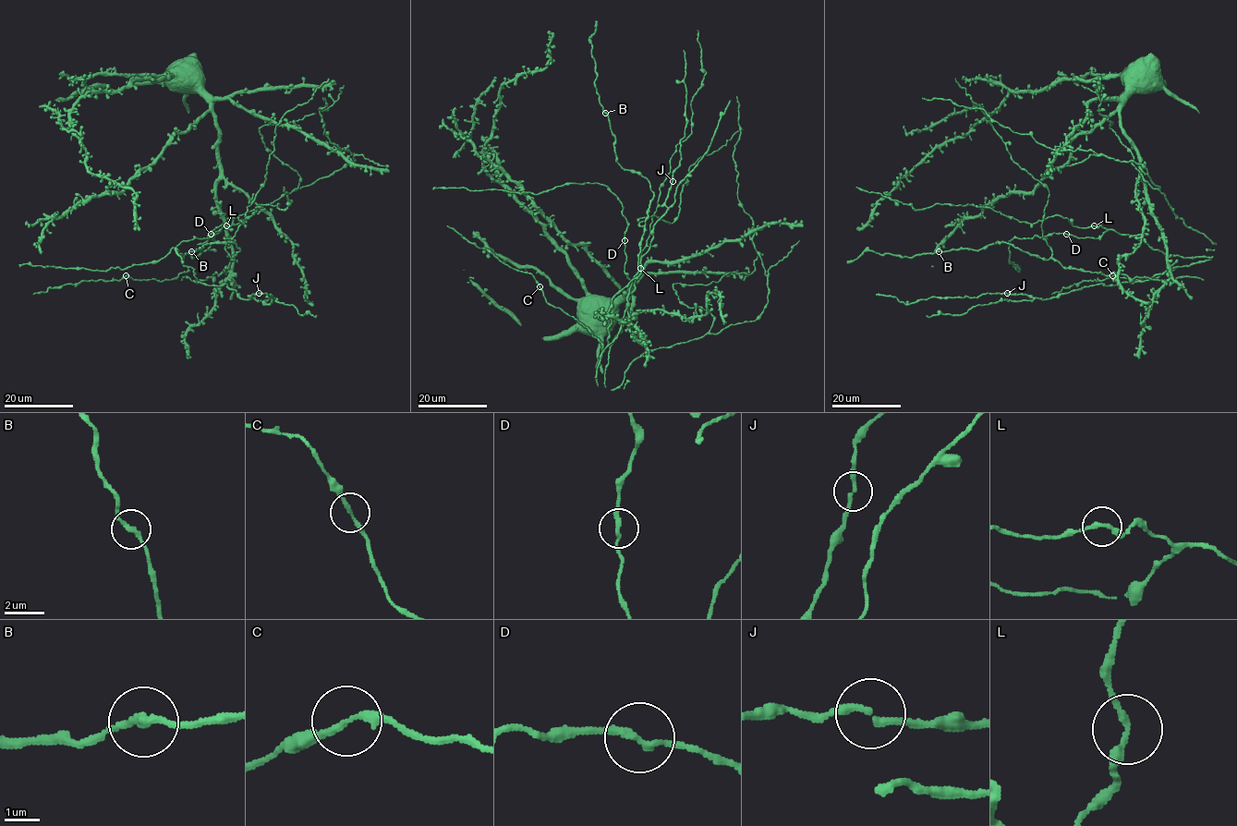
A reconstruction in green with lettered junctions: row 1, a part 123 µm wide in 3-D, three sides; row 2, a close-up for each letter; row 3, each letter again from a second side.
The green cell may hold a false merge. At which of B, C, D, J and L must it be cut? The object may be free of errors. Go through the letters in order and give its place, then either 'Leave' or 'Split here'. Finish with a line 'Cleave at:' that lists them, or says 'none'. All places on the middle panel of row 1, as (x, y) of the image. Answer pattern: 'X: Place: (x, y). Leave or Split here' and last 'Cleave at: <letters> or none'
B: Place: (605, 113). Leave
C: Place: (539, 286). Leave
D: Place: (624, 240). Leave
J: Place: (673, 181). Leave
L: Place: (640, 268). Leave
Cleave at: none

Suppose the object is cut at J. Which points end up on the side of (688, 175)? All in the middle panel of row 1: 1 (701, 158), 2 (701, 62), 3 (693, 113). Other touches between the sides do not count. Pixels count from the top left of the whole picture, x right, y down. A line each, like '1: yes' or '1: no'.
1: yes
2: yes
3: yes

